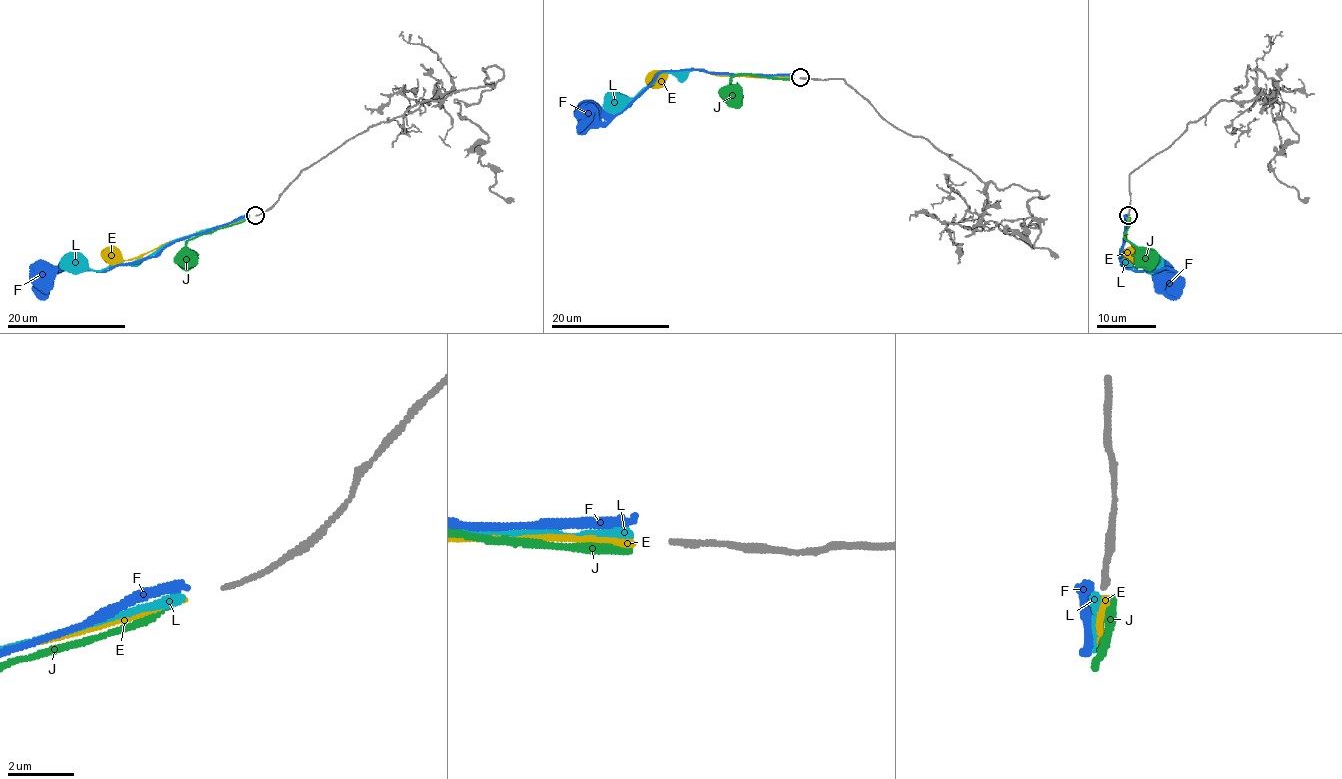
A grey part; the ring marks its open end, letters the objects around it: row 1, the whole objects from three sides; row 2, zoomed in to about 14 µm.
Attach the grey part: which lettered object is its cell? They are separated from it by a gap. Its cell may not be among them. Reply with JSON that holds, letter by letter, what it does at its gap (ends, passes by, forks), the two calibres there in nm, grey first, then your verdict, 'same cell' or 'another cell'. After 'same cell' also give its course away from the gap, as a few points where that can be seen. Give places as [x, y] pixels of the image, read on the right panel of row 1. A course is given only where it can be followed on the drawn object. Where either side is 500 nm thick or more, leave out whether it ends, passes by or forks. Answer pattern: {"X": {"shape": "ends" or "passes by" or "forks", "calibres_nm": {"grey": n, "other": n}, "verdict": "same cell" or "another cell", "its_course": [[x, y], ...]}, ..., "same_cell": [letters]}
{"E": {"shape": "ends", "calibres_nm": {"grey": 150, "other": 240}, "verdict": "same cell", "its_course": [[1129, 218], [1126, 239], [1120, 248], [1122, 260], [1135, 252]]}, "F": {"shape": "ends", "calibres_nm": {"grey": 150, "other": 320}, "verdict": "another cell"}, "J": {"shape": "ends", "calibres_nm": {"grey": 150, "other": 260}, "verdict": "another cell"}, "L": {"shape": "ends", "calibres_nm": {"grey": 150, "other": 280}, "verdict": "another cell"}, "same_cell": ["E"]}

